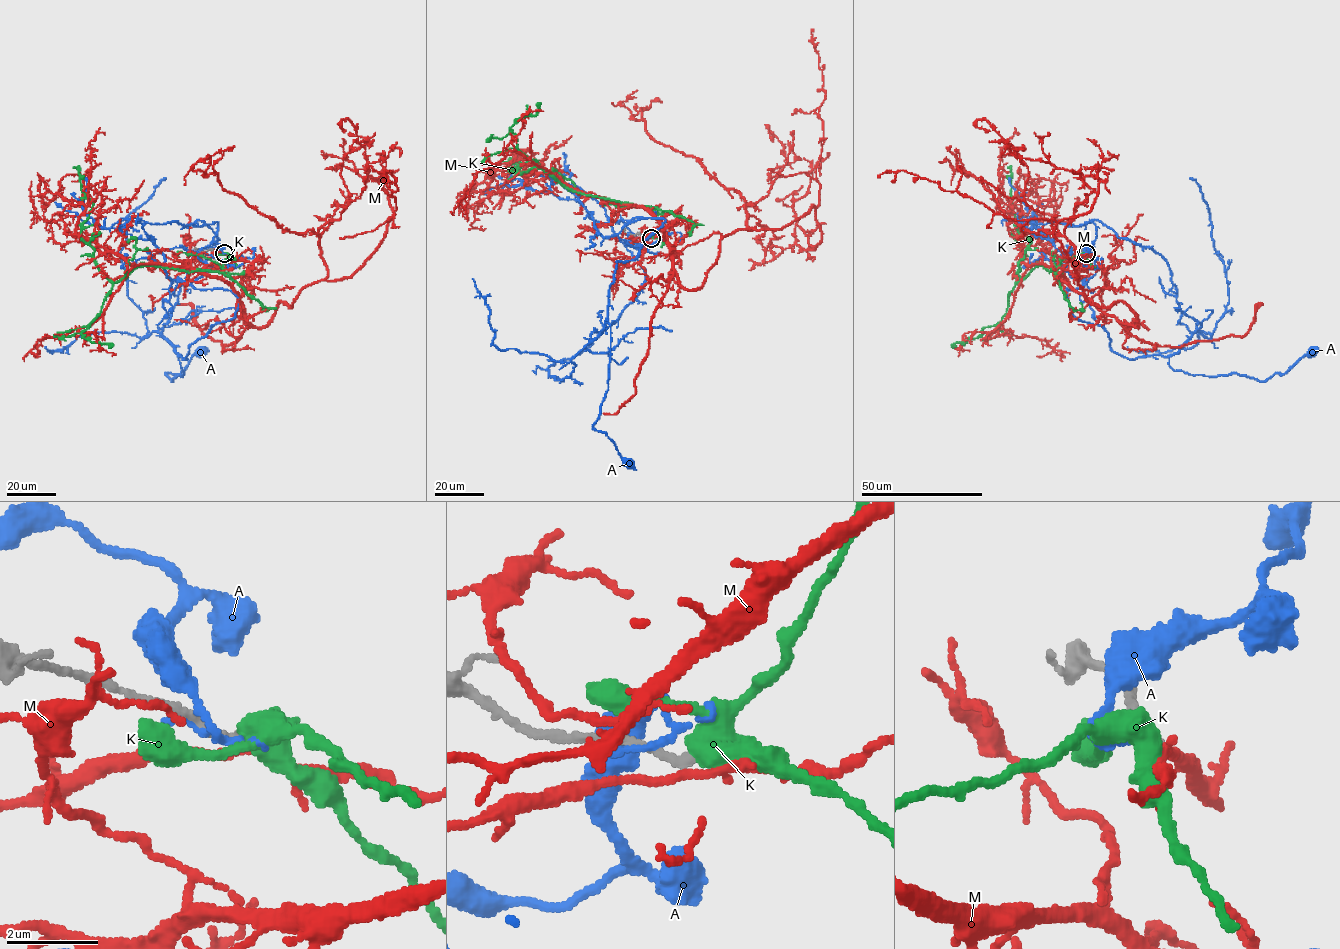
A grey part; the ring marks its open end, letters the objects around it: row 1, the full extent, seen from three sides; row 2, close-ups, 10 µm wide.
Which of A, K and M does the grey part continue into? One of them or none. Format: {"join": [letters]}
{"join": []}

